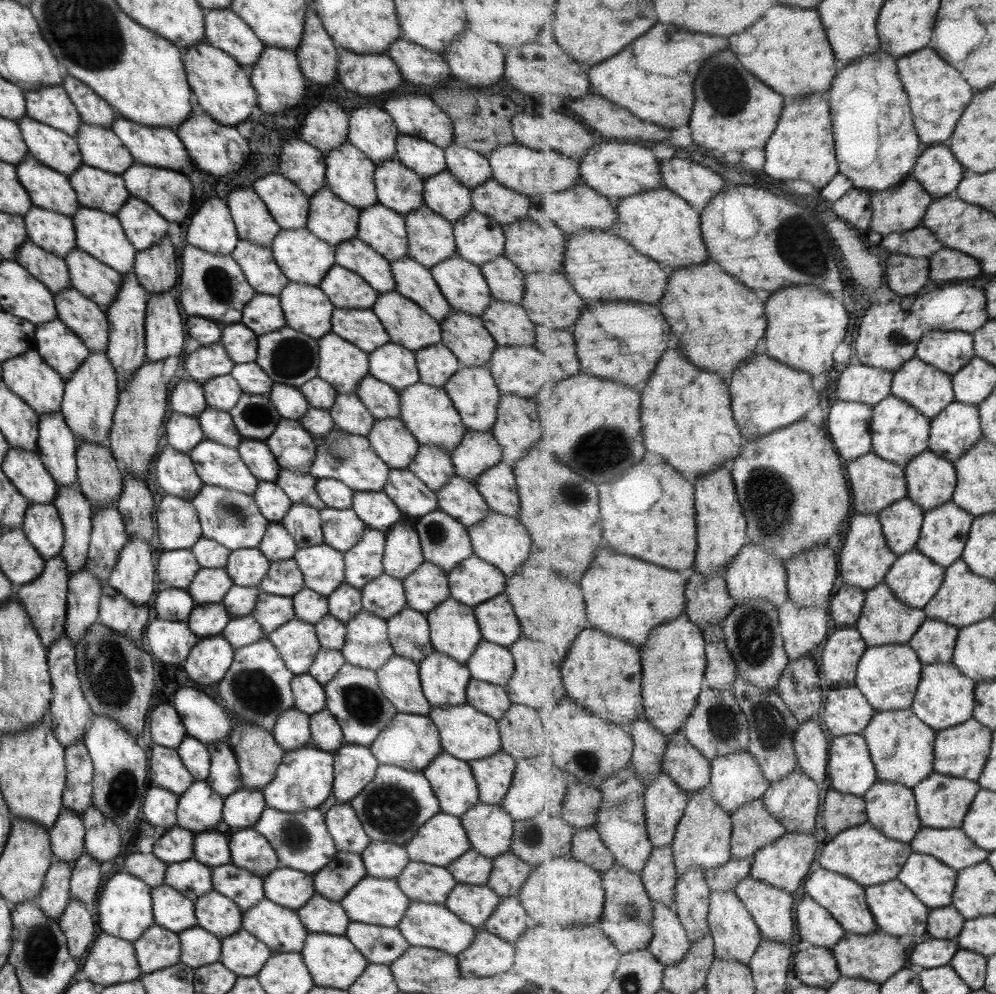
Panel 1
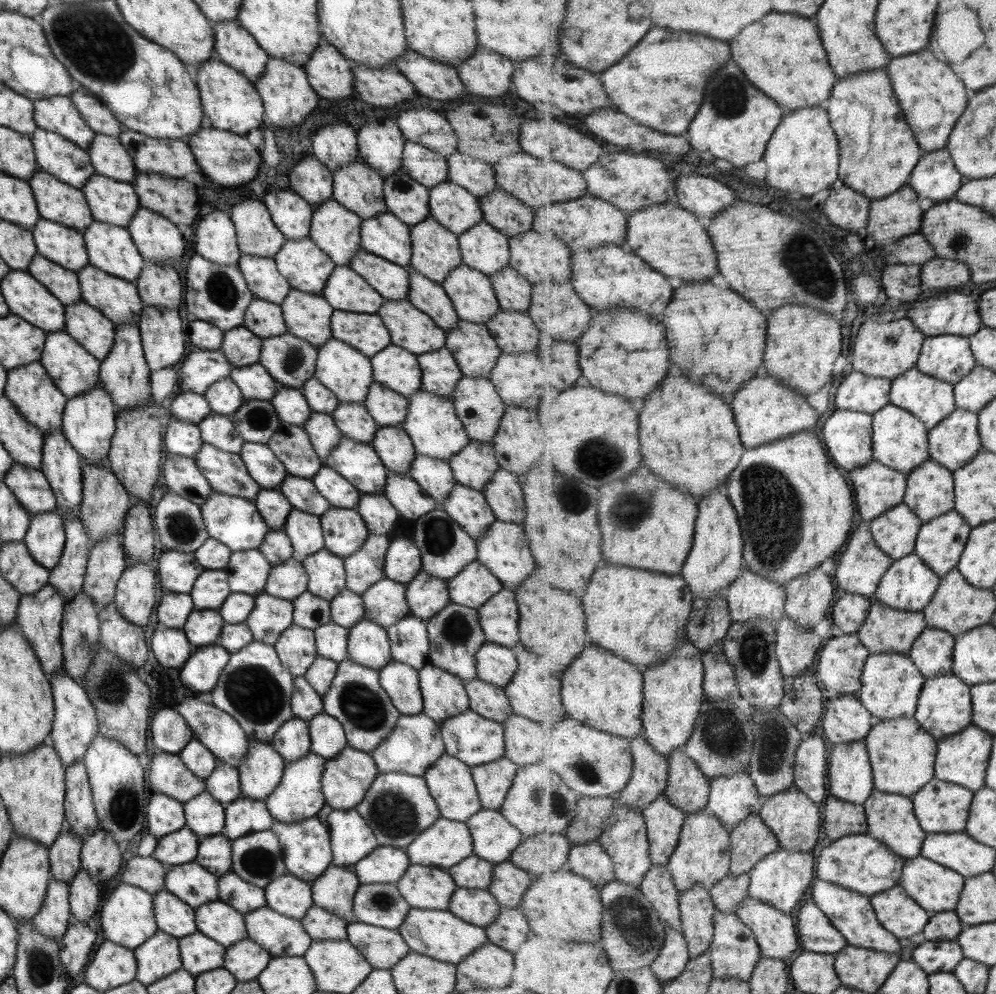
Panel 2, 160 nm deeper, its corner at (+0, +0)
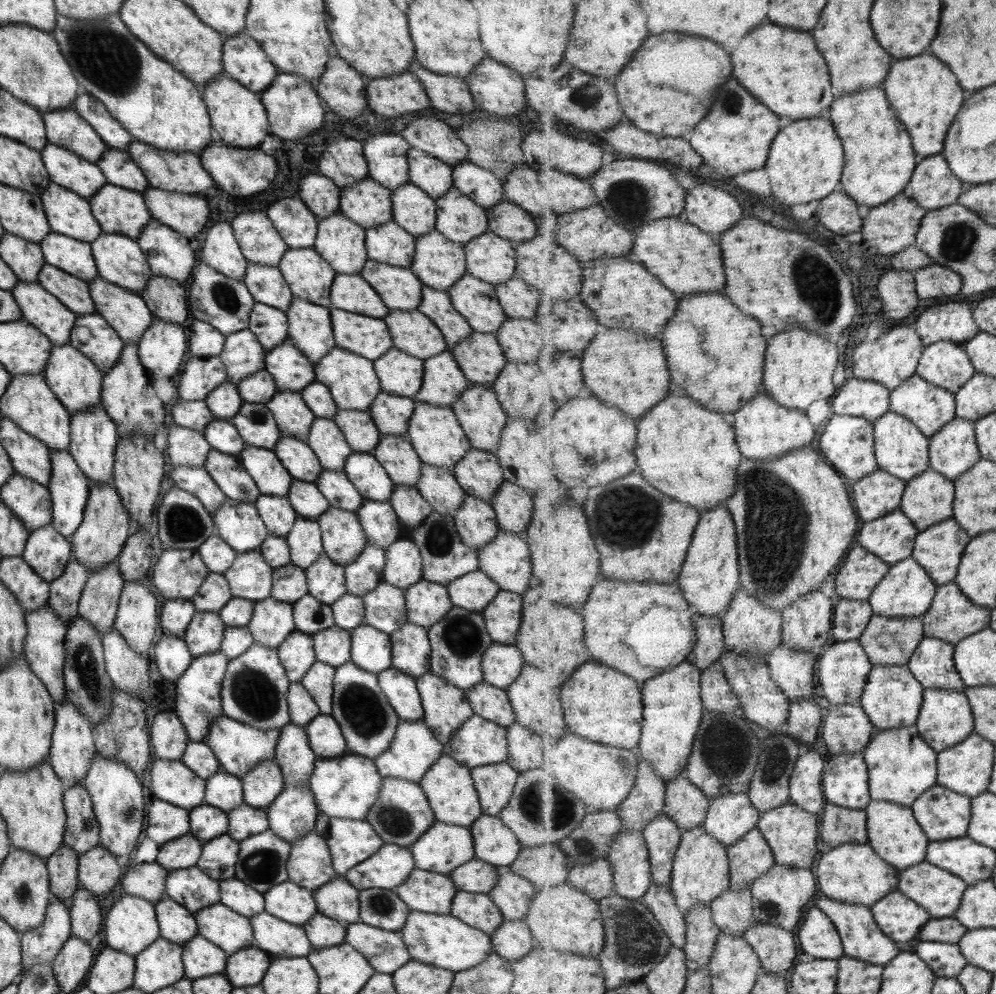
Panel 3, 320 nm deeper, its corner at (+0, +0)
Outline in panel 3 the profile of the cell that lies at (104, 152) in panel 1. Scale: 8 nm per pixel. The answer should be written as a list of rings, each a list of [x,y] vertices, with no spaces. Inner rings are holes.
[[[107,147],[96,165],[101,169],[107,184],[139,193],[149,187],[142,170],[130,159],[129,153],[125,150]]]

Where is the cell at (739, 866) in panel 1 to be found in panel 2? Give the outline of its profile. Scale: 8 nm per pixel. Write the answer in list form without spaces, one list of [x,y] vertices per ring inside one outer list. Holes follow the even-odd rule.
[[[750,873],[733,876],[729,874],[710,891],[716,908],[723,913],[737,913],[740,904],[750,896]]]

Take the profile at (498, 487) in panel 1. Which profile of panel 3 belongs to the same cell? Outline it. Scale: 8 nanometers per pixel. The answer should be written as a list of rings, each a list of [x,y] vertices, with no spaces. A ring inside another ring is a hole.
[[[505,480],[489,502],[495,513],[498,528],[524,536],[533,514],[532,495],[520,486]]]

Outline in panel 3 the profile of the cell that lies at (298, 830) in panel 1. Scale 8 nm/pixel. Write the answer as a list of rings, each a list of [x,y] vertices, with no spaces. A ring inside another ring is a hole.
[[[312,830],[290,844],[286,862],[289,882],[313,891],[337,877],[325,839],[325,835]]]

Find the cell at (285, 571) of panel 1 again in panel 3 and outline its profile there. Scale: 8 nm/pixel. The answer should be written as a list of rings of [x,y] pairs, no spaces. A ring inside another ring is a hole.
[[[291,563],[272,569],[272,587],[270,590],[271,598],[292,605],[304,594],[308,594],[304,569],[299,568],[298,566],[293,566]]]

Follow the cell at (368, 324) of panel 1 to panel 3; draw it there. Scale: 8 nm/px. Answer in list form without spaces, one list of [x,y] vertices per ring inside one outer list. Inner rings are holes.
[[[335,308],[329,309],[329,317],[334,346],[341,350],[373,362],[392,347],[383,319],[365,318]]]

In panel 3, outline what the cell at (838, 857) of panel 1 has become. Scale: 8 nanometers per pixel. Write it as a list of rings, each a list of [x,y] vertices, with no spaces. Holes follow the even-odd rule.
[[[869,842],[836,846],[818,860],[815,871],[821,887],[819,892],[839,902],[857,903],[870,908],[889,893],[898,890],[901,873],[901,870],[877,855]]]

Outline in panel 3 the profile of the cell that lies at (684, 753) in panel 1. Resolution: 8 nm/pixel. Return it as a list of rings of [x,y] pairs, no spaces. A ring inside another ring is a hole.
[[[686,770],[677,779],[667,783],[667,794],[663,813],[673,819],[681,829],[691,830],[704,824],[708,818],[711,799],[691,783]]]

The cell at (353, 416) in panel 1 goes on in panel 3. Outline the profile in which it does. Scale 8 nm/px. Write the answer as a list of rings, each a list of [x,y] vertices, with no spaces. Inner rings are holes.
[[[338,409],[332,421],[352,451],[371,454],[377,447],[380,435],[367,411]]]

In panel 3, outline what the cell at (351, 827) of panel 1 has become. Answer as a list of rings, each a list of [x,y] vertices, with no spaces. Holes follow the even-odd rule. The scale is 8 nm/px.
[[[331,818],[325,832],[333,870],[342,877],[384,844],[365,820]]]

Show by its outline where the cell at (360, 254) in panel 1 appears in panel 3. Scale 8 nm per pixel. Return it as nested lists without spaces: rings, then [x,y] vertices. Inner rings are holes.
[[[367,260],[359,276],[376,292],[388,311],[413,311],[419,307],[422,284],[411,269]]]

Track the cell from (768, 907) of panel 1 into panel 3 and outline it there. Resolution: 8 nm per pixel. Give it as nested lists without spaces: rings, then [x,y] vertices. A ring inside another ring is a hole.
[[[769,922],[755,924],[744,937],[757,951],[764,970],[771,974],[789,974],[793,969],[793,958],[798,958],[797,942],[793,946],[793,932]]]

